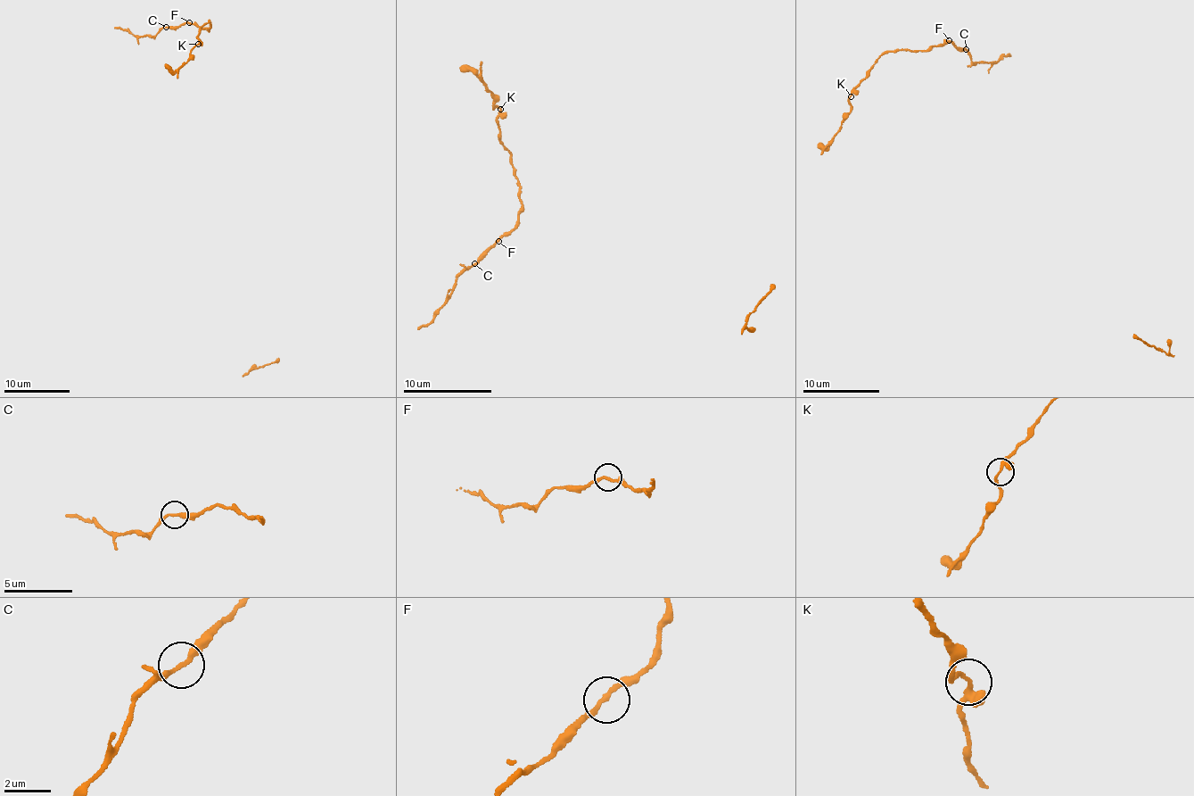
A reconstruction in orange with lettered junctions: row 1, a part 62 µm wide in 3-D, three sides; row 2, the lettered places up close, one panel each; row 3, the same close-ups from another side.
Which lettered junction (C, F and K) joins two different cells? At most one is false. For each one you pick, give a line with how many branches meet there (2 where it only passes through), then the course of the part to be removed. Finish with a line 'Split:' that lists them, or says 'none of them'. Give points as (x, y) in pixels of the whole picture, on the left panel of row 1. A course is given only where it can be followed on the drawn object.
Split: none of them

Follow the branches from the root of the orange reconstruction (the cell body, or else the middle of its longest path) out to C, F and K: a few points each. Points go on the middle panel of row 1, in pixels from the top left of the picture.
C: (523, 208), (519, 220), (474, 263)
F: (523, 208), (519, 220), (498, 241)
K: (523, 208), (512, 158), (499, 136), (498, 119), (500, 109)

